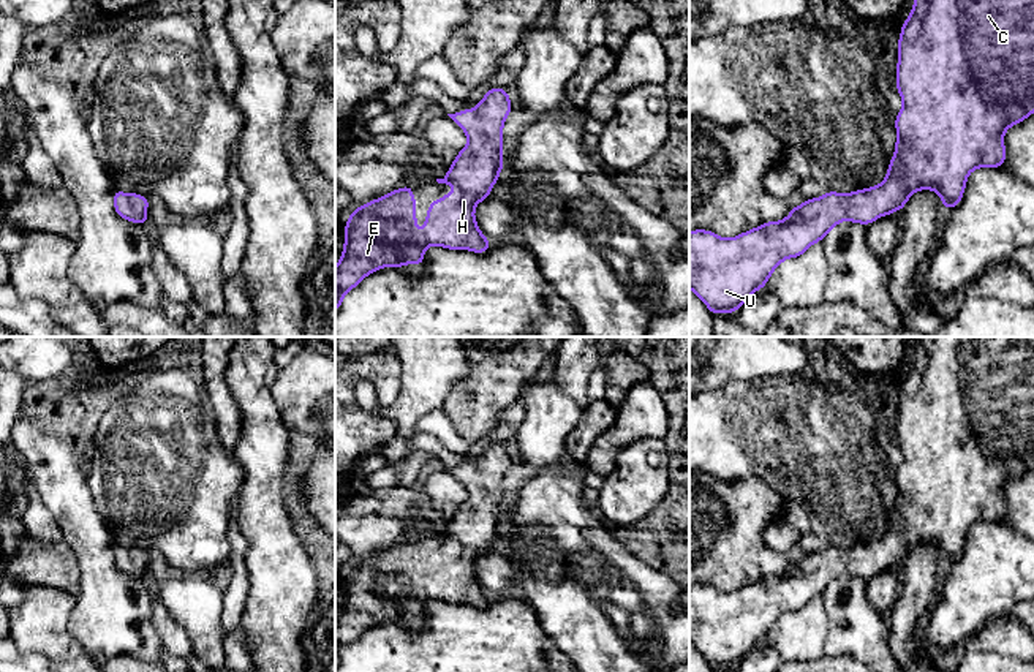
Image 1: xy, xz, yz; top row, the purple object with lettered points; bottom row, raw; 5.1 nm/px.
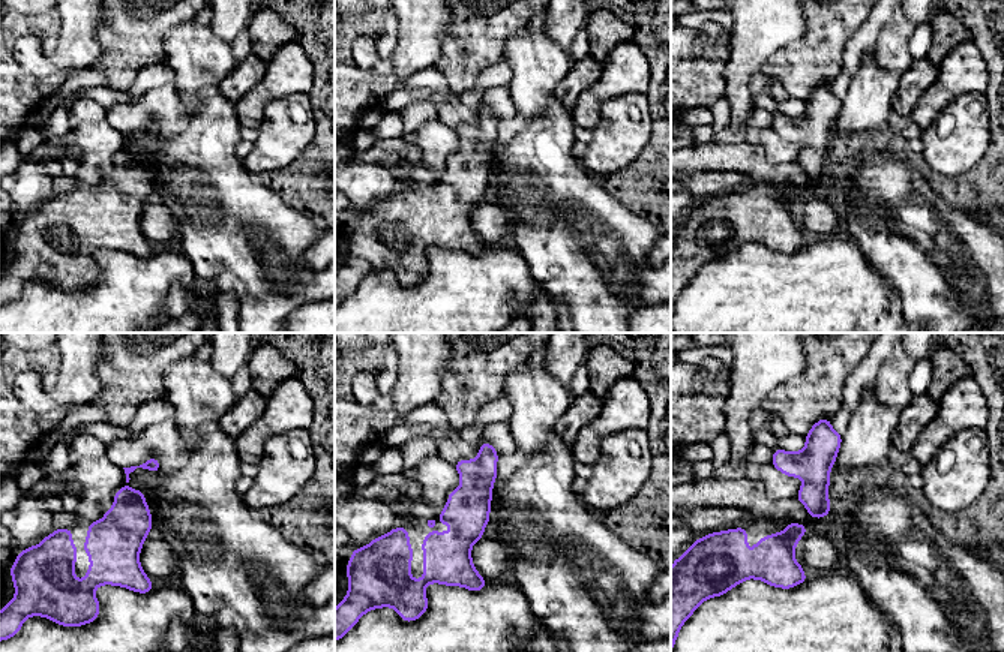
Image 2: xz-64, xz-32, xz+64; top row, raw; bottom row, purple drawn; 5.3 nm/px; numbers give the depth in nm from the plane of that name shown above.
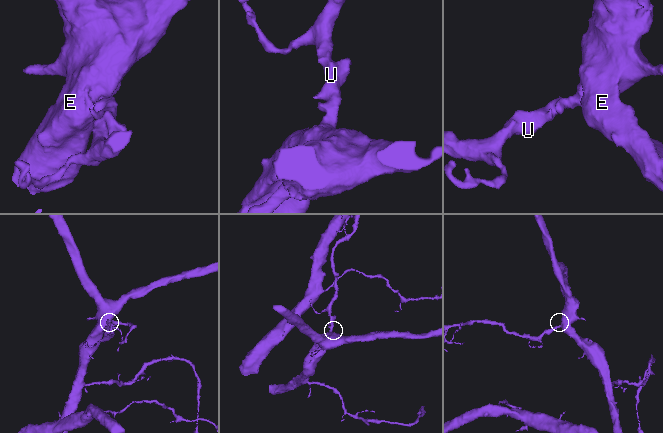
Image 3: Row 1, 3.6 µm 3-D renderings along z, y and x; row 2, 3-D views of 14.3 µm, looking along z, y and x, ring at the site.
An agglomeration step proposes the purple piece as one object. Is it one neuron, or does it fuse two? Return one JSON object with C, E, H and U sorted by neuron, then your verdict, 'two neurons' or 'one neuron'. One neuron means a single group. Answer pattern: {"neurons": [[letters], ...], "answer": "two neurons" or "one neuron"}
{"neurons": [["C", "E", "H", "U"]], "answer": "one neuron"}

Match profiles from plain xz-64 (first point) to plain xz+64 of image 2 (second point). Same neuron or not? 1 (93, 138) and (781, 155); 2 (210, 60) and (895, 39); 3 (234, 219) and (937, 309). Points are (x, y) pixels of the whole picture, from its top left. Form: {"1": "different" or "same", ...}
{"1": "same", "2": "different", "3": "same"}

